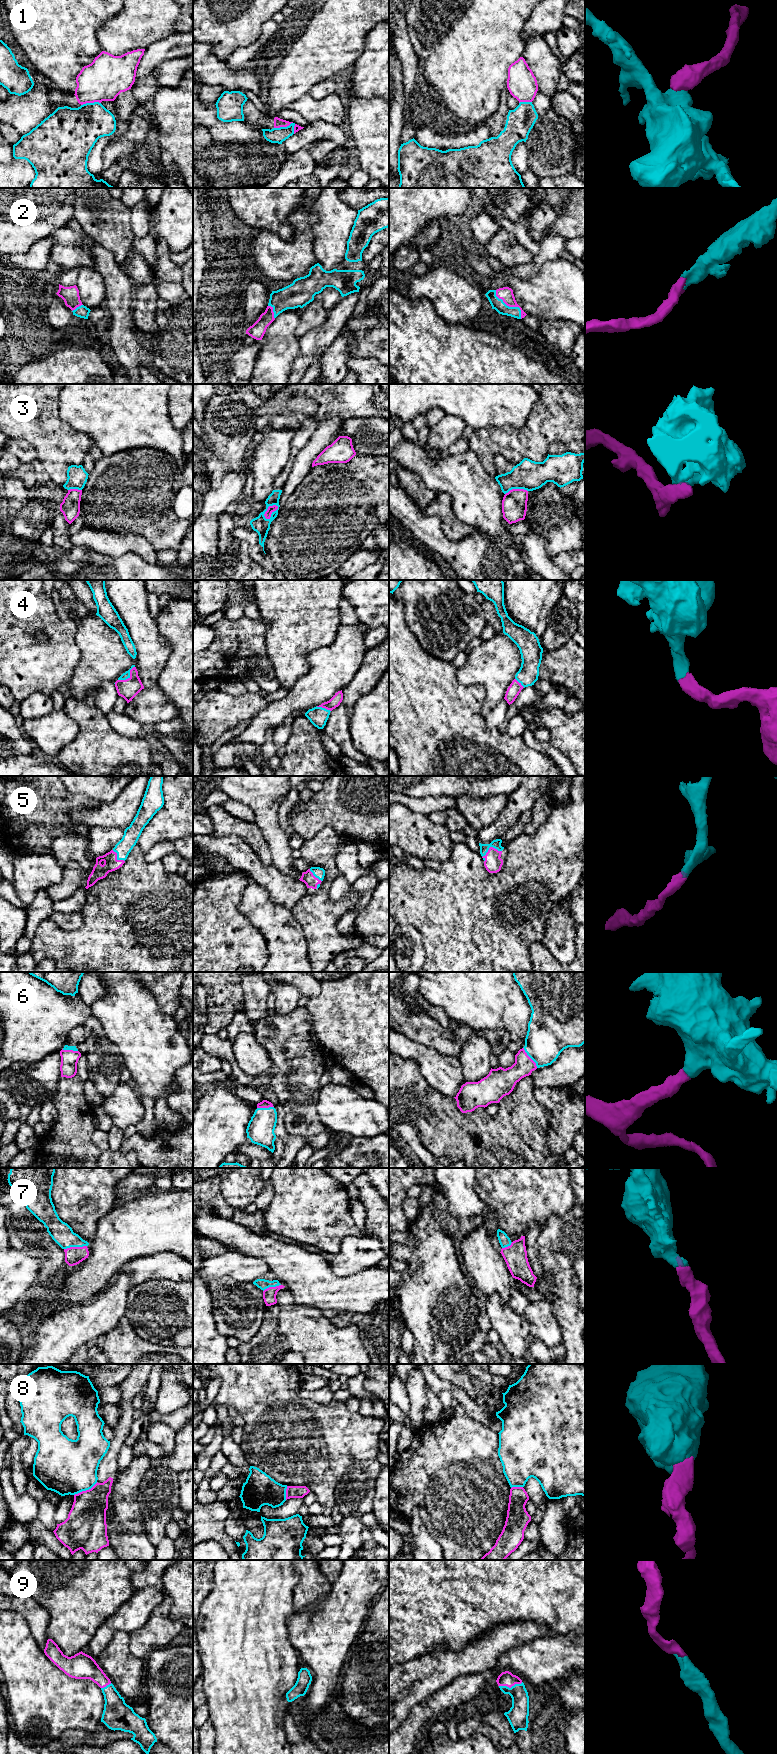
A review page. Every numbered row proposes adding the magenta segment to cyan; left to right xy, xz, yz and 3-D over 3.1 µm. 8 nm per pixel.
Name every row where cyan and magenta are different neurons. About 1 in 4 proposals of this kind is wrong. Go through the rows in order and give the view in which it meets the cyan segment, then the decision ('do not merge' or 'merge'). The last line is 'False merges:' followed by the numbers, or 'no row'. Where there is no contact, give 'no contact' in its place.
1: meets cyan in xy; do not merge
2: meets cyan in yz; merge
3: meets cyan in xz; do not merge
4: meets cyan in xy; merge
5: meets cyan in yz; merge
6: meets cyan in yz; merge
7: meets cyan in xy; merge
8: meets cyan in xy; do not merge
9: meets cyan in yz; merge
False merges: 1, 3, 8

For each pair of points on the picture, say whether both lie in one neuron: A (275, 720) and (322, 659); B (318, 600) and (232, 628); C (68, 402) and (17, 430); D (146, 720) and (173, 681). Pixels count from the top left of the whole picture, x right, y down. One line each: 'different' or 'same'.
A: same
B: different
C: different
D: different

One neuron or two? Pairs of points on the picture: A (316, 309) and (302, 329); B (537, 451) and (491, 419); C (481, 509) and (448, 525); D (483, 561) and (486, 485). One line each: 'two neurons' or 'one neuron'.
A: one neuron
B: two neurons
C: two neurons
D: two neurons

